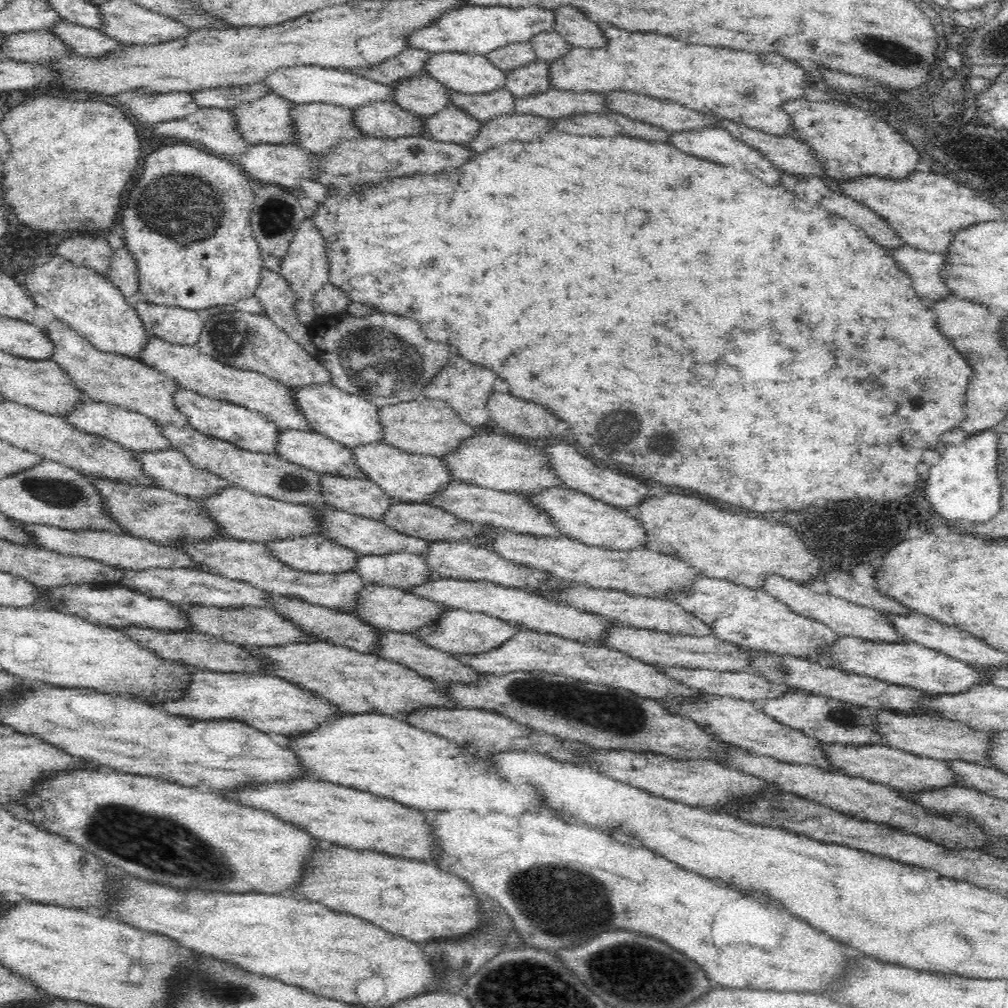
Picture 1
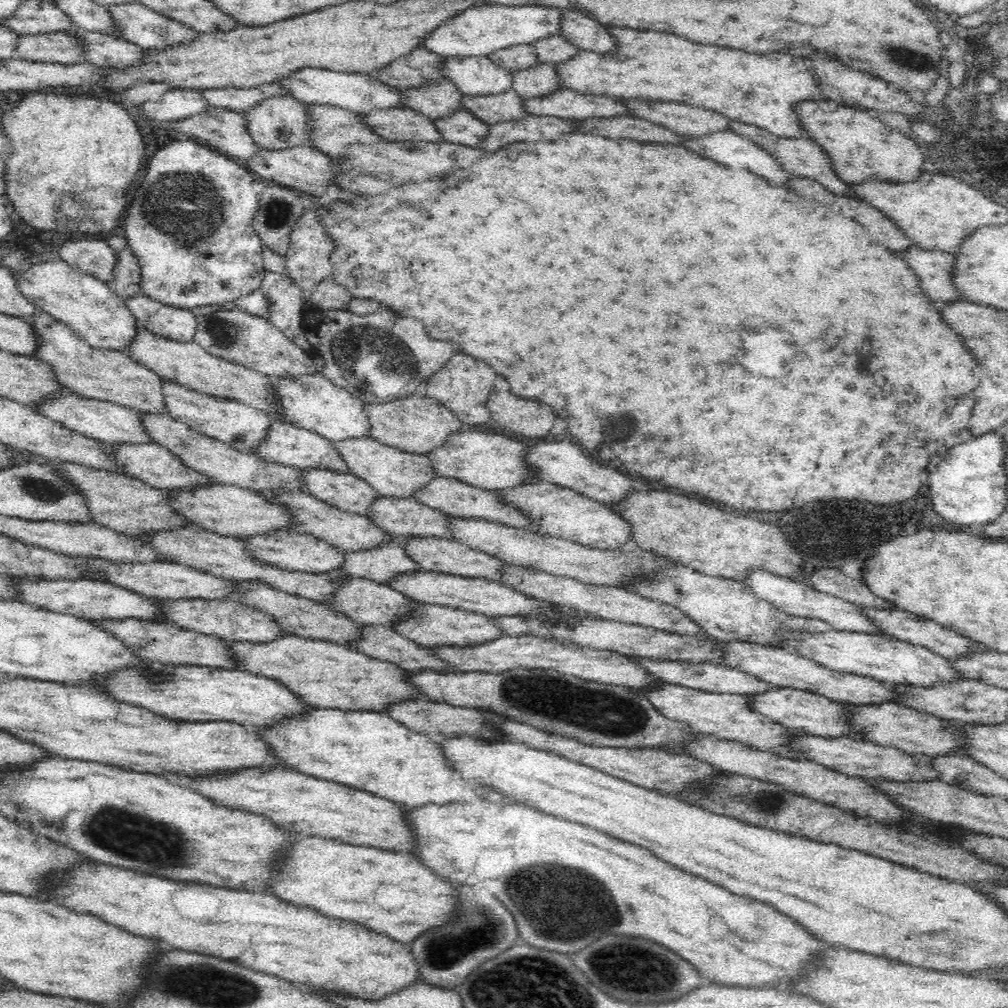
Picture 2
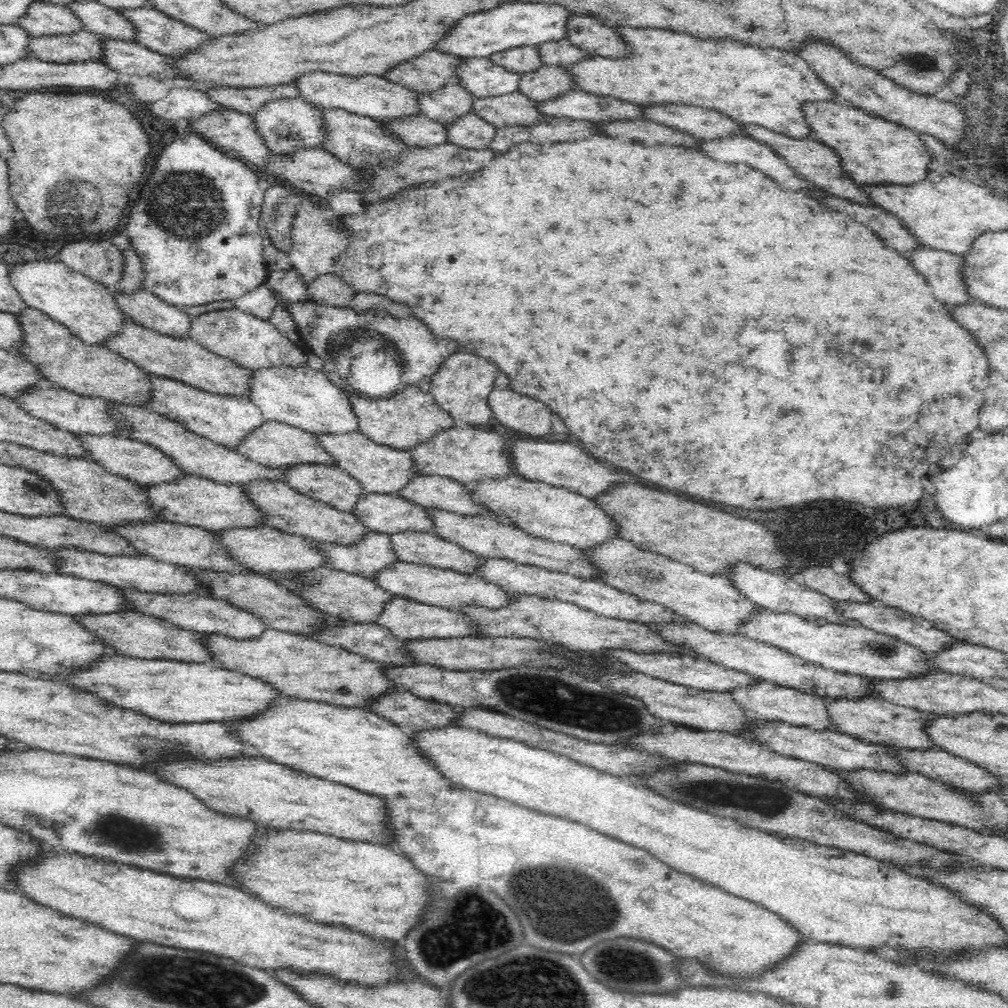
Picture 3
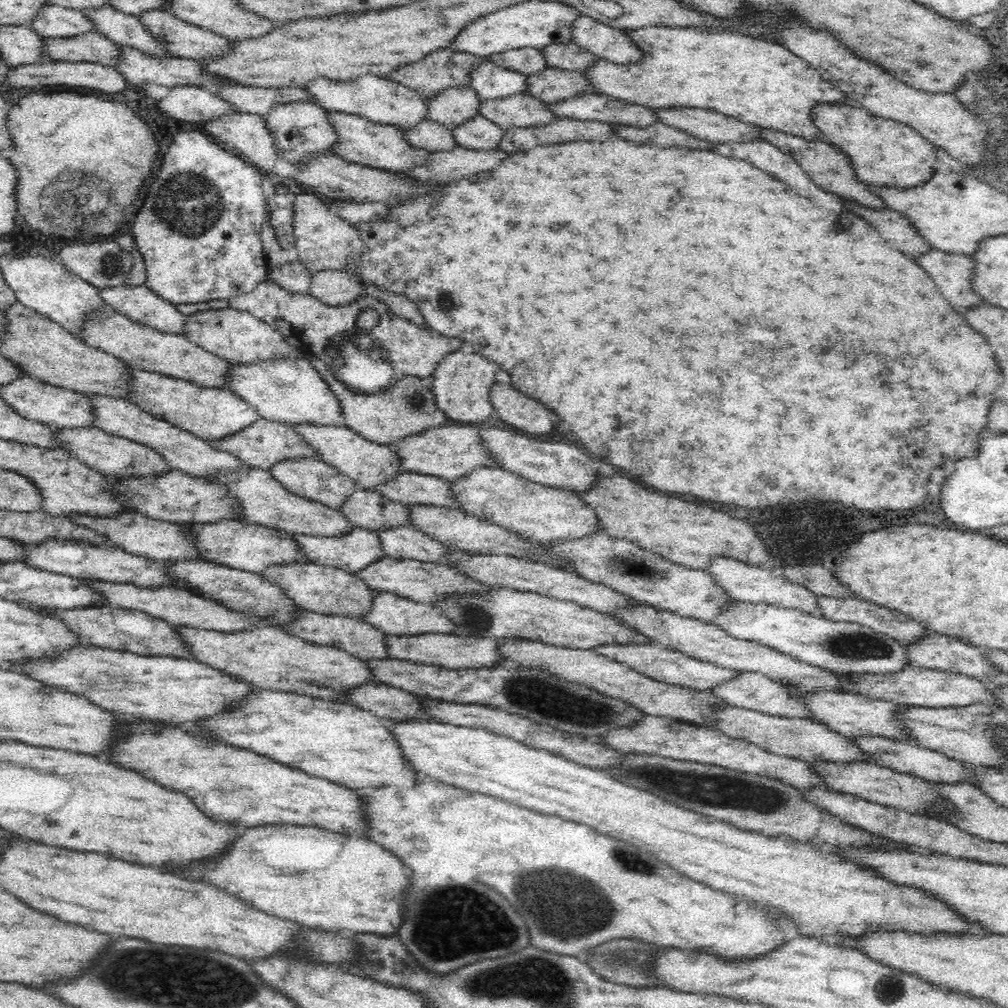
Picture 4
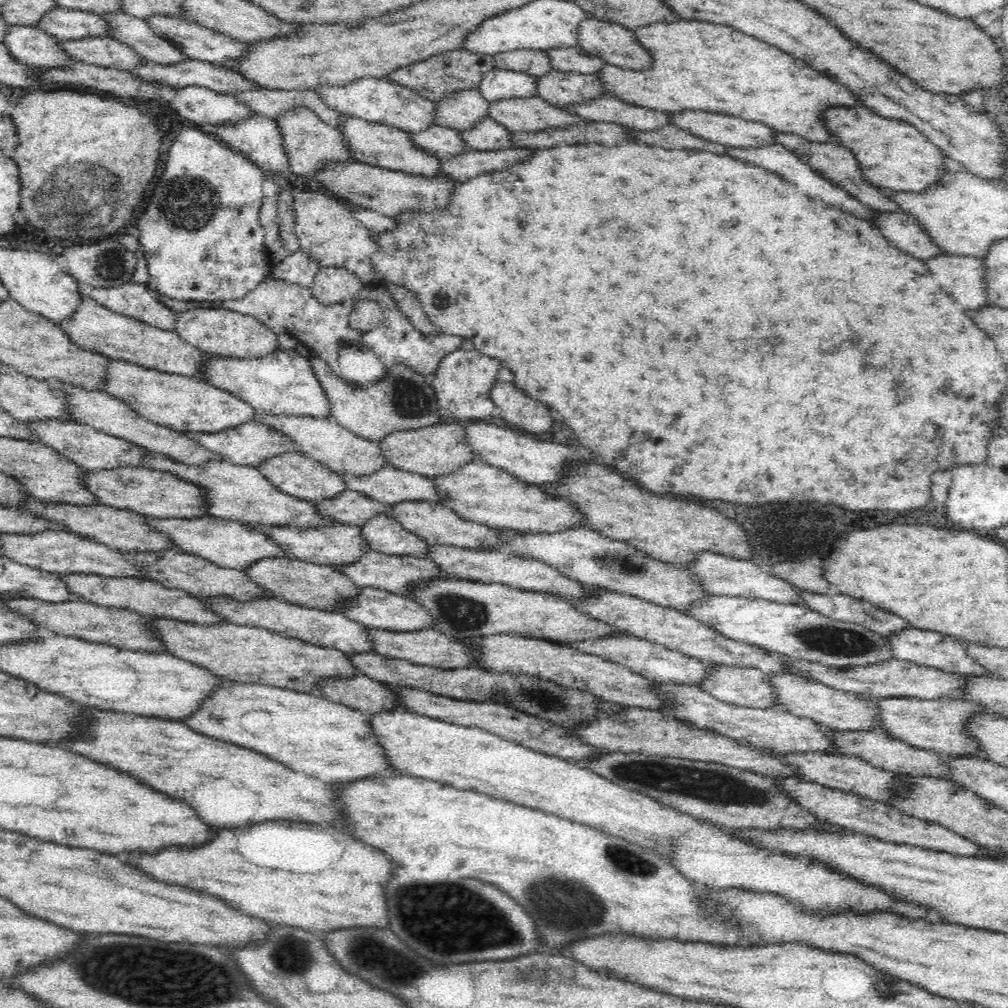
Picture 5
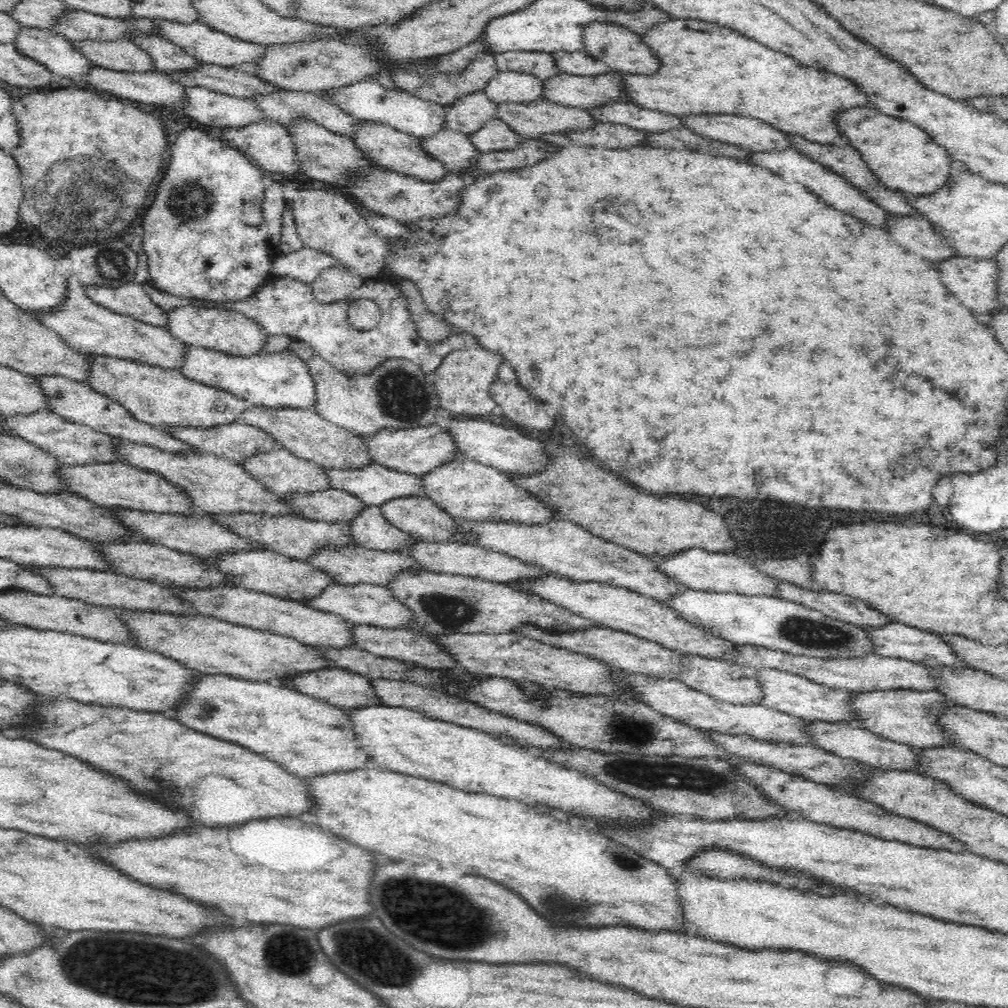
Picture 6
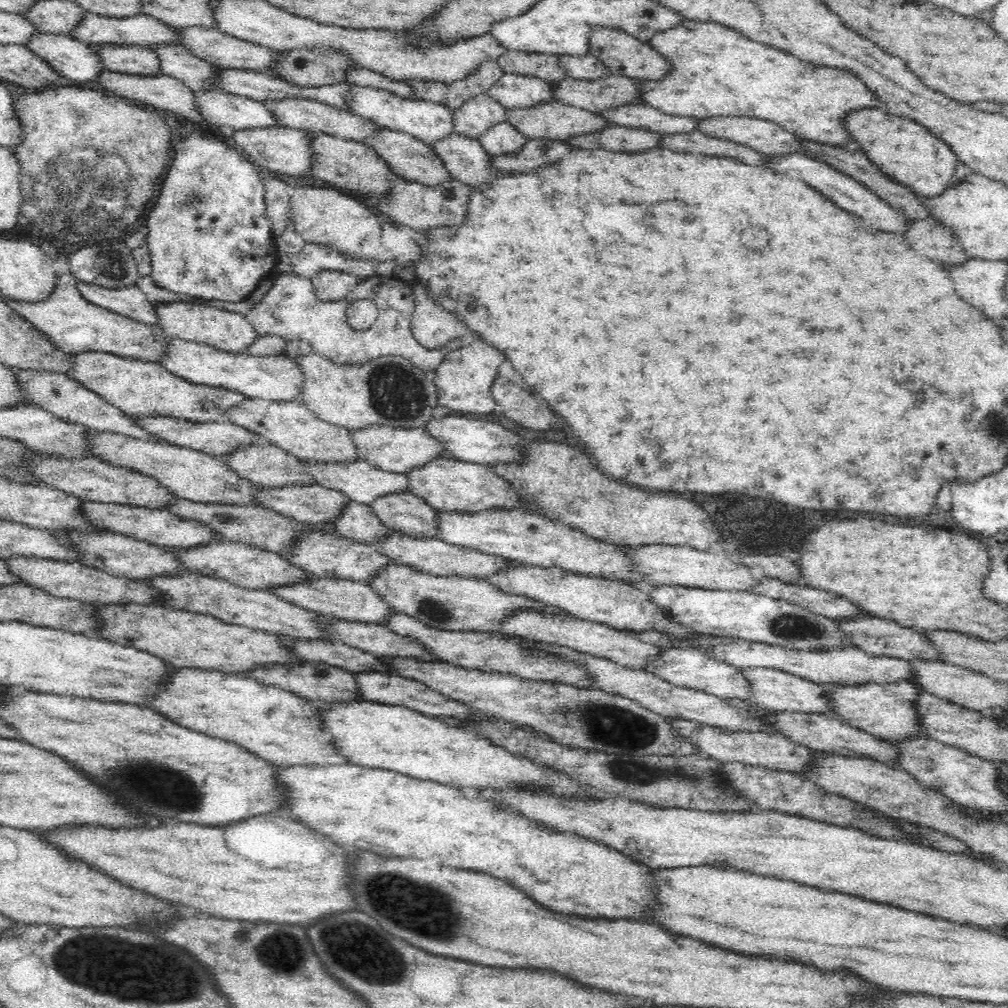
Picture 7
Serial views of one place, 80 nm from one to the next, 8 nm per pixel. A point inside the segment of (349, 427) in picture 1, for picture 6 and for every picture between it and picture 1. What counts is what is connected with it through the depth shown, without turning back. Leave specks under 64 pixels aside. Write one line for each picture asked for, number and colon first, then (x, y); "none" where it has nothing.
2: (313, 403)
3: (304, 398)
4: (290, 391)
5: (284, 384)
6: (280, 380)

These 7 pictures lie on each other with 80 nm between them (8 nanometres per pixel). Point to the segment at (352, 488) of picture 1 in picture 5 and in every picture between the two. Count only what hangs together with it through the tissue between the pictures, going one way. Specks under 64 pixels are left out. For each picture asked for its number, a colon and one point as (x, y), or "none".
2: (349, 493)
3: (331, 485)
4: (314, 479)
5: (296, 474)

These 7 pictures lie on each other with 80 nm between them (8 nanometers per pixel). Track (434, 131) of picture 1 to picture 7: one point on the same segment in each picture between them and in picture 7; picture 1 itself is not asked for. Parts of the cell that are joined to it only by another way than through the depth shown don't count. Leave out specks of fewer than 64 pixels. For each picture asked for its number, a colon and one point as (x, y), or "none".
2: (461, 127)
3: (469, 130)
4: (477, 133)
5: (486, 135)
6: (495, 135)
7: (499, 138)

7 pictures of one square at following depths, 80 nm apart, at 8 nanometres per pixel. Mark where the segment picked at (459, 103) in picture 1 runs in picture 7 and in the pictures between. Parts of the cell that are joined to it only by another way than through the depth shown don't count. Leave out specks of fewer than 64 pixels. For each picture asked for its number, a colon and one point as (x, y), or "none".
2: (507, 105)
3: (512, 108)
4: (522, 110)
5: (518, 114)
6: (530, 120)
7: (553, 120)

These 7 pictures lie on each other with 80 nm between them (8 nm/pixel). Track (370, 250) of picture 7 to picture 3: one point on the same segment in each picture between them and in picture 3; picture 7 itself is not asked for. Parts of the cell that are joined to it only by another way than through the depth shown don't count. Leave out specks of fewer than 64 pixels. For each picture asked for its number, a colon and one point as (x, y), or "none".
3: (315, 245)
4: (323, 241)
5: (327, 233)
6: (326, 221)

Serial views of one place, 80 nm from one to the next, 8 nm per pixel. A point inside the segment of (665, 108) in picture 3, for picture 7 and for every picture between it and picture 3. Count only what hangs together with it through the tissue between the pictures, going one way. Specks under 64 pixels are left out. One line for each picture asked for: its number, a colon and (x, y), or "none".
4: (705, 124)
5: (726, 130)
6: (752, 135)
7: (759, 135)

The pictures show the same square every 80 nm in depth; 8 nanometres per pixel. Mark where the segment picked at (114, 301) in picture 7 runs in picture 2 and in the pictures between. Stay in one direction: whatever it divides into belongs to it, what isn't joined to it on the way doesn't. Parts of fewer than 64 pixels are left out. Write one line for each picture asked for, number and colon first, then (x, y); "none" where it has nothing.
2: (180, 325)
3: (146, 309)
4: (136, 302)
5: (137, 301)
6: (131, 299)

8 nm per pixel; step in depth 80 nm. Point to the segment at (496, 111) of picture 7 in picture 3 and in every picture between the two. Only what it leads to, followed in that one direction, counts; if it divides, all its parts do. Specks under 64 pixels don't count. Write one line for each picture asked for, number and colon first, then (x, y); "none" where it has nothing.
3: (447, 103)
4: (452, 106)
5: (461, 109)
6: (467, 114)

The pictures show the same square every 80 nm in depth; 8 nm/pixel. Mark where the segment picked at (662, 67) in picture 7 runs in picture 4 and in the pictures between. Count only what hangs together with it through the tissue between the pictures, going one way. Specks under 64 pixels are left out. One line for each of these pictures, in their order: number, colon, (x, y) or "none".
4: (604, 42)
5: (614, 44)
6: (621, 49)

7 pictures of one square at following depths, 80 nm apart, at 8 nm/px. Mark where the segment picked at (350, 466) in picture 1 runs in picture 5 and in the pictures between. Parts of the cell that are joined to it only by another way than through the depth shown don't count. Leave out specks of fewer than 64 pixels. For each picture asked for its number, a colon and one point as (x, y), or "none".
2: (287, 444)
3: (276, 444)
4: (266, 443)
5: (252, 444)

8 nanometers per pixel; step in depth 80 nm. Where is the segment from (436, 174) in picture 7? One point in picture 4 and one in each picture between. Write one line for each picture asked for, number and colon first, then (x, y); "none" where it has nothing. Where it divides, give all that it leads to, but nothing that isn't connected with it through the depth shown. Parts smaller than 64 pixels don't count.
4: (368, 143)
5: (379, 145)
6: (381, 145)

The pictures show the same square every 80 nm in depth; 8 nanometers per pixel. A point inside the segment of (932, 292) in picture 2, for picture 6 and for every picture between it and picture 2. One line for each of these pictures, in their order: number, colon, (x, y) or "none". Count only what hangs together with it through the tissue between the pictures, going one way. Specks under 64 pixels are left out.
3: (940, 269)
4: (951, 272)
5: (959, 276)
6: (970, 279)

